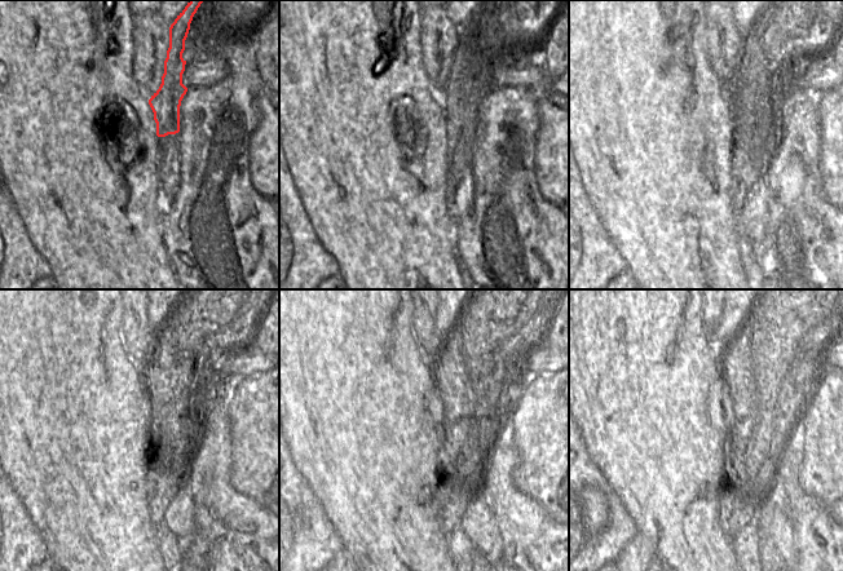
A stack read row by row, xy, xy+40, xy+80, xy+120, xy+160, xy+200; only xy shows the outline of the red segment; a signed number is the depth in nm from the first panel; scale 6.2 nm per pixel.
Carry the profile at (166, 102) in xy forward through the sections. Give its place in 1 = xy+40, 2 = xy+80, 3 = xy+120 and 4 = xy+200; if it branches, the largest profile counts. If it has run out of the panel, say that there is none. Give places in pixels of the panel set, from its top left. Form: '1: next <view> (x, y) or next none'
1: next xy+40 (460, 113)
2: next xy+80 (742, 182)
3: next xy+120 (160, 488)
4: next xy+200 (735, 512)

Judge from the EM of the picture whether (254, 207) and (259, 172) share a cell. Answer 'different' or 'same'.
different

